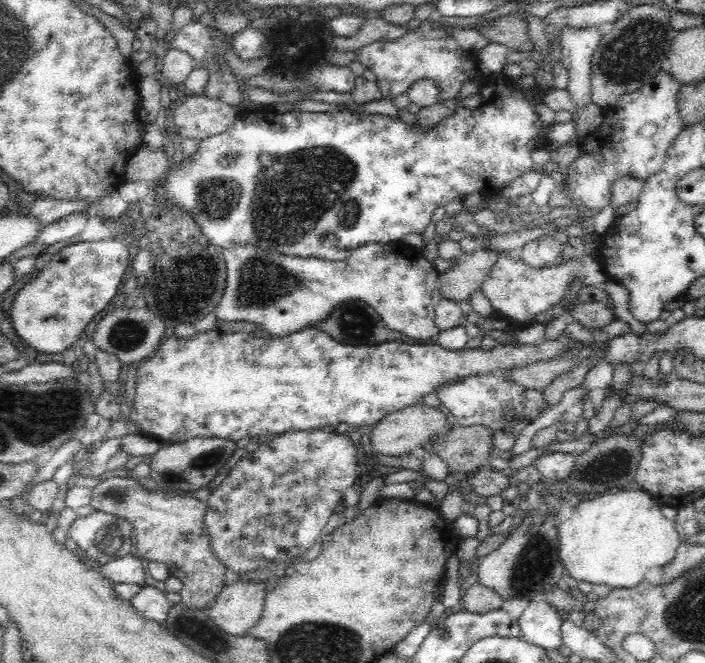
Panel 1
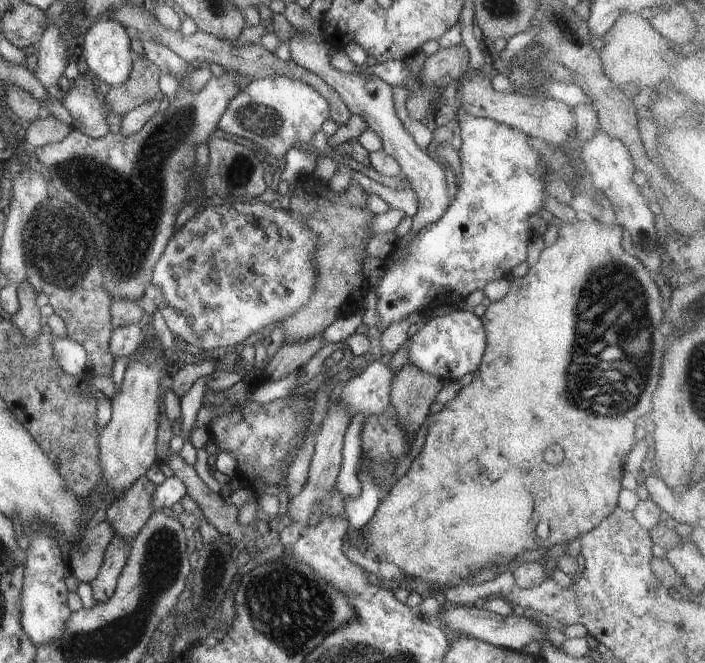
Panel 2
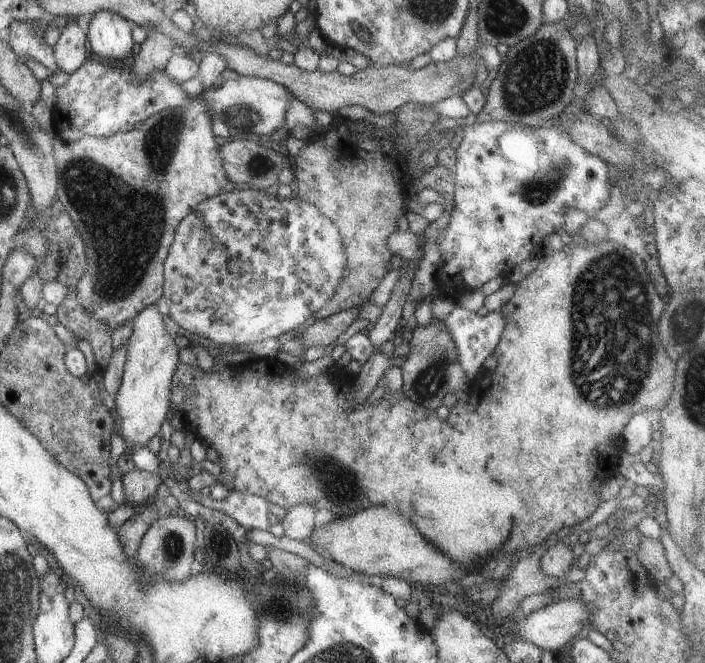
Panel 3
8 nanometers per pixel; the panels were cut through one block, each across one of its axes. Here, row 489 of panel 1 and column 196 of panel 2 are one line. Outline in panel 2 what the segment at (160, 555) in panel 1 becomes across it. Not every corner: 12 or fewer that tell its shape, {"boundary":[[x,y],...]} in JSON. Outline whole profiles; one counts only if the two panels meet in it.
{"boundary":[[179,83],[134,134],[33,150],[87,220],[112,301],[137,300],[195,148],[241,90]]}

